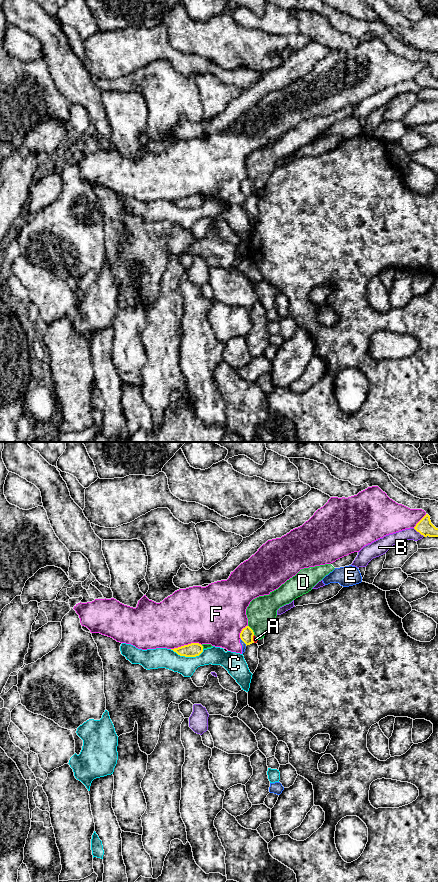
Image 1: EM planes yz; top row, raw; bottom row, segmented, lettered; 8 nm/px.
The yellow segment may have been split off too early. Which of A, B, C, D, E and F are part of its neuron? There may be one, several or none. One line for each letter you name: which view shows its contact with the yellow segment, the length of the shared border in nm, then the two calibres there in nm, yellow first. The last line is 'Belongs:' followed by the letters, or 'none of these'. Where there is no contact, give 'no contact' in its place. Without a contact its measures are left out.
Belongs: none of these

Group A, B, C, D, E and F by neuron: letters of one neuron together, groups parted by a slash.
A / B / C / D / E F

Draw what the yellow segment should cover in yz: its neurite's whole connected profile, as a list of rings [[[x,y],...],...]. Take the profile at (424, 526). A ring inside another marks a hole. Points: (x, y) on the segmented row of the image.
[[[426,514],[414,527],[424,537],[438,537],[438,528],[436,528],[430,520],[430,516]]]

